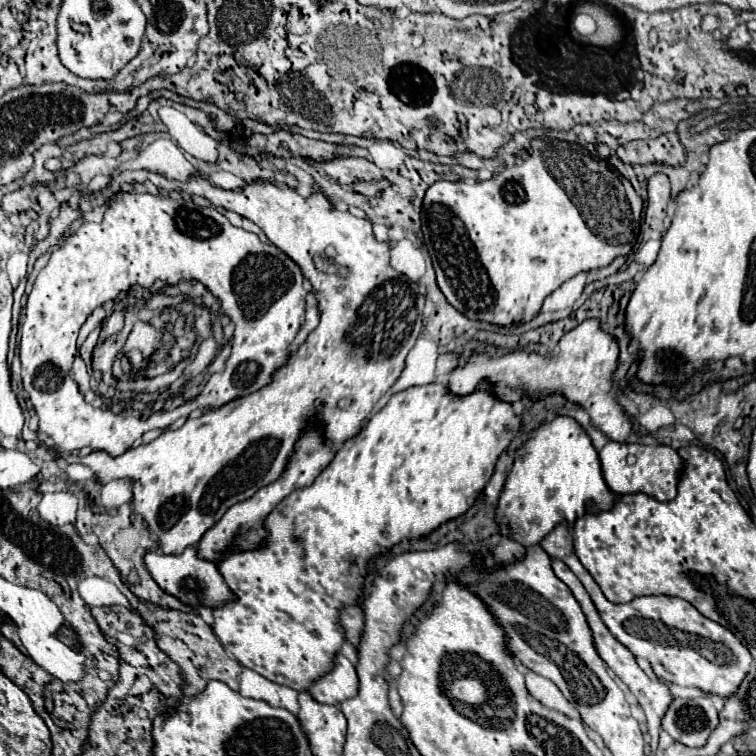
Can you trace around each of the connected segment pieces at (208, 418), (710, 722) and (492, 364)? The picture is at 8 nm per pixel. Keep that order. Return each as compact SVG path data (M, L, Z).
M146 170L122 172L116 180L126 184L144 184L146 180L152 180L152 184L158 190L186 190L186 194L190 196L202 196L210 200L214 206L232 210L252 220L262 228L262 232L276 248L280 248L300 266L304 278L310 280L312 290L316 290L316 302L320 310L318 328L314 328L308 334L308 338L300 344L300 348L290 354L284 366L274 370L272 382L260 388L258 392L236 398L216 410L206 412L196 420L188 418L180 428L166 430L160 438L152 440L150 444L130 448L116 458L106 452L92 452L84 458L64 454L66 462L86 464L102 484L114 478L130 478L134 482L134 512L138 512L148 522L148 528L158 538L164 554L180 554L186 546L196 546L202 540L204 532L210 530L230 506L250 498L260 488L278 480L288 468L288 460L294 452L298 438L310 426L318 428L326 444L342 444L348 438L356 436L356 432L360 432L360 422L396 382L404 368L406 354L410 352L422 330L424 290L420 284L412 286L412 282L404 274L398 274L390 266L390 246L386 242L374 240L372 226L366 218L356 218L348 210L332 210L328 198L320 192L302 198L296 190L278 188L270 182L252 182L244 186L242 192L230 192L214 188L206 178L200 178L198 174L184 184L176 180L166 180L164 176Z
M708 696L702 698L676 698L672 700L672 704L668 706L664 718L662 718L662 728L680 744L684 746L704 746L710 732L718 726L718 712L712 704L712 700Z
M584 320L580 326L568 332L568 336L562 336L558 348L560 352L556 352L552 358L544 358L534 352L532 354L512 352L500 358L474 354L468 358L466 366L454 370L448 386L454 394L466 396L474 392L480 380L488 378L492 382L492 392L506 402L514 402L522 394L546 396L552 392L560 392L568 400L578 402L590 414L592 424L600 428L604 434L608 434L610 440L624 442L632 432L632 424L630 418L624 414L622 406L618 404L616 396L610 392L612 372L616 370L616 358L618 358L616 340L612 340L612 336L600 330L598 320Z

